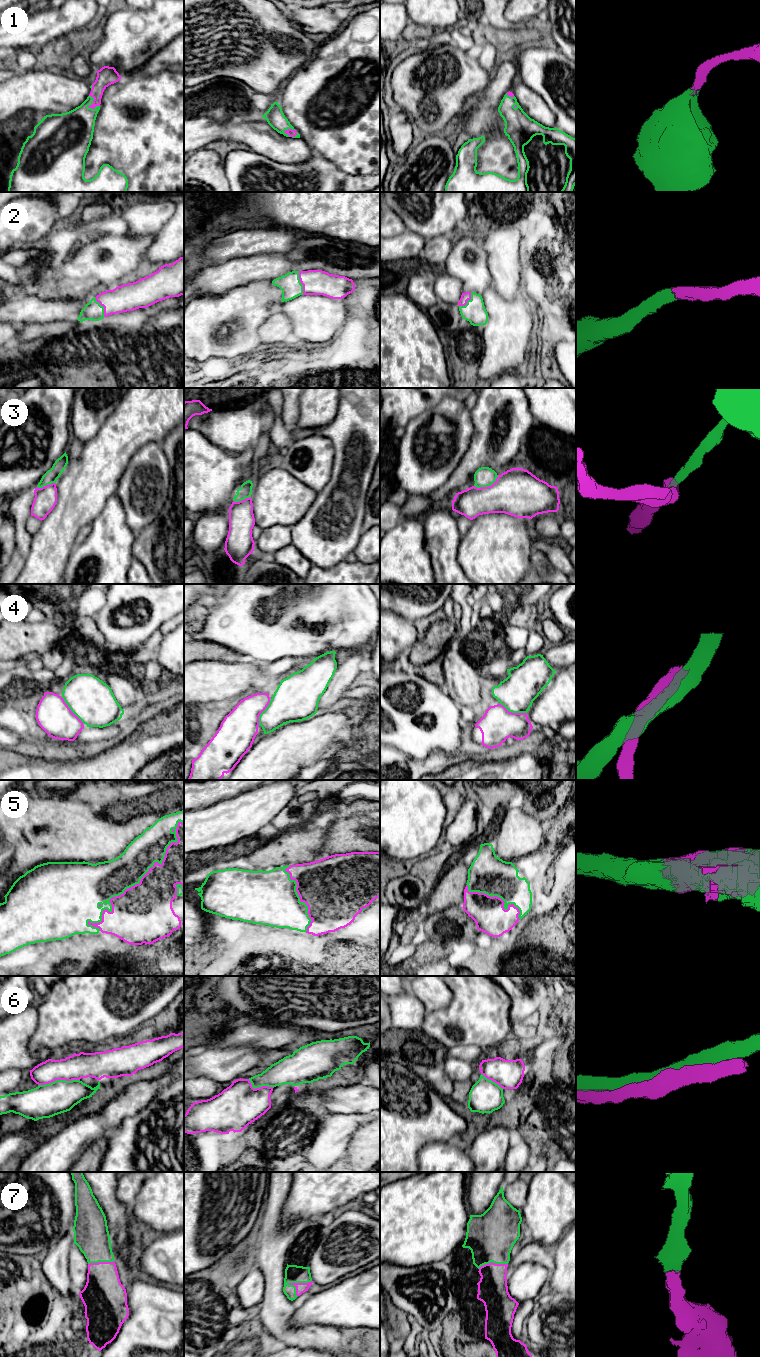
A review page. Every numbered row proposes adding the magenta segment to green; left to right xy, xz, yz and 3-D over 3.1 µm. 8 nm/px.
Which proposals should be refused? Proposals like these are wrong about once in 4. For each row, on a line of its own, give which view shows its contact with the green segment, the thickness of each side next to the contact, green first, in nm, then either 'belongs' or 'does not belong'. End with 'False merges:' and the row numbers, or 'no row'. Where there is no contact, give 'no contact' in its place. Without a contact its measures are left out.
1: meets green in xy; 320 nm thick on the green side, 130 nm on the other; belongs
2: meets green in xz; 170 nm thick on the green side, 200 nm on the other; belongs
3: meets green in yz; 160 nm thick on the green side, 380 nm on the other; does not belong
4: meets green in yz; 300 nm thick on the green side, 280 nm on the other; does not belong
5: meets green in xy; 300 nm thick on the green side, 420 nm on the other; belongs
6: meets green in xy; 260 nm thick on the green side, 200 nm on the other; does not belong
7: meets green in xz; 140 nm thick on the green side, 80 nm on the other; belongs
False merges: 3, 4, 6

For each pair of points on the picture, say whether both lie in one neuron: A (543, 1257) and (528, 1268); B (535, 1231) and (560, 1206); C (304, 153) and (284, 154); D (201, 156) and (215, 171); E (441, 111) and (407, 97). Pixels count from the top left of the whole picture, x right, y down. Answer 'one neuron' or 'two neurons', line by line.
A: two neurons
B: one neuron
C: one neuron
D: one neuron
E: one neuron

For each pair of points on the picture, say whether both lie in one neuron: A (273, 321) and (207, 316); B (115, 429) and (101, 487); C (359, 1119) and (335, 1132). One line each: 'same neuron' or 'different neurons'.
A: different neurons
B: same neuron
C: same neuron

